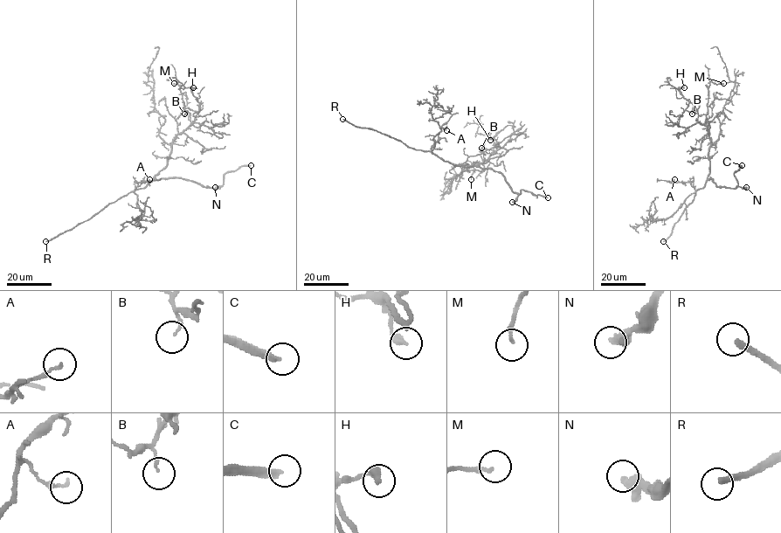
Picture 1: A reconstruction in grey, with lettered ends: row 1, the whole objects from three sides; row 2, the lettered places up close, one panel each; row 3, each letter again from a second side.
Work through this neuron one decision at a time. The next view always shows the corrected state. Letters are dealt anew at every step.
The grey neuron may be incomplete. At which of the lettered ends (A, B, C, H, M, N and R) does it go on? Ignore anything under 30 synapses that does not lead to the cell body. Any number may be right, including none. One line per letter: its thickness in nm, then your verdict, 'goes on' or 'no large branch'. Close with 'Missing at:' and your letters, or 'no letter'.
A: calibre 170 nm; no large branch
B: calibre 110 nm; no large branch
C: calibre 220 nm; goes on
H: calibre 360 nm; no large branch
M: calibre 160 nm; no large branch
N: calibre 360 nm; goes on
R: calibre 260 nm; goes on
Missing at: C, N, R

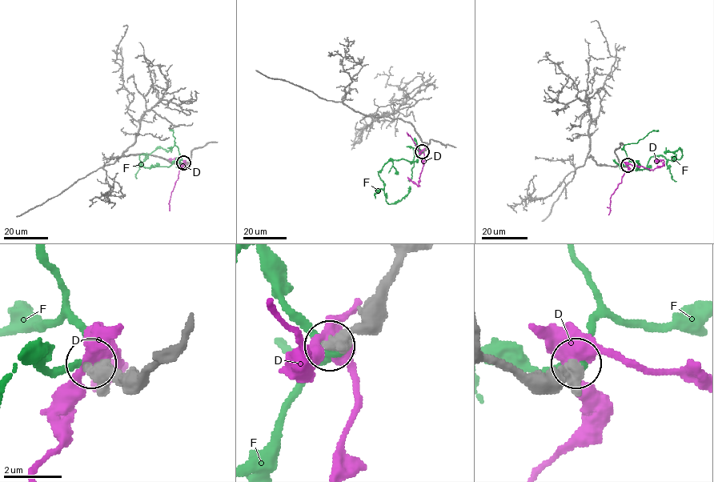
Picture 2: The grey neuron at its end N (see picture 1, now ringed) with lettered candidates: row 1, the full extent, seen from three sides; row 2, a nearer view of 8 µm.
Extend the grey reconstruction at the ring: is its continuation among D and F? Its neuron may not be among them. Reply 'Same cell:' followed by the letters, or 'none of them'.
Same cell: F

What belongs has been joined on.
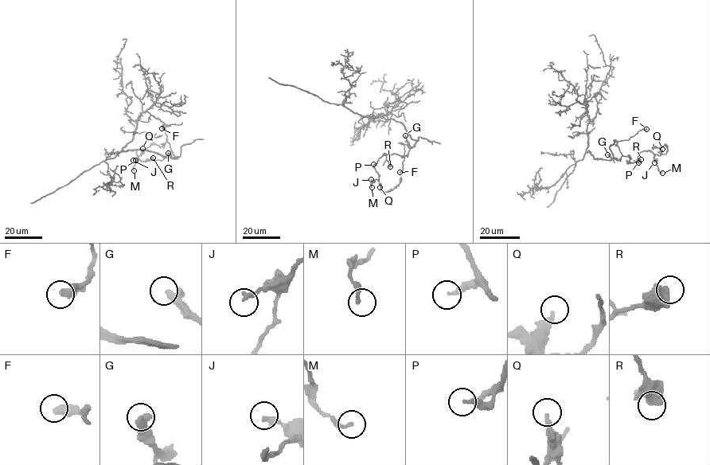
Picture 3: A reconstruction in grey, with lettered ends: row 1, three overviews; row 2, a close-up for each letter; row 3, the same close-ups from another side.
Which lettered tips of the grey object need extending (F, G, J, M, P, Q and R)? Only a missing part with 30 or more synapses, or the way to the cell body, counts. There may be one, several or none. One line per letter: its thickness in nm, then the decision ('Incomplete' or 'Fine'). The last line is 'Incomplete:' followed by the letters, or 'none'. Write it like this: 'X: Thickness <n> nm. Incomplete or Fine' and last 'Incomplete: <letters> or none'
F: Thickness 440 nm. Fine
G: Thickness 420 nm. Incomplete
J: Thickness 280 nm. Fine
M: Thickness 240 nm. Fine
P: Thickness 280 nm. Fine
Q: Thickness 260 nm. Fine
R: Thickness 320 nm. Fine
Incomplete: G

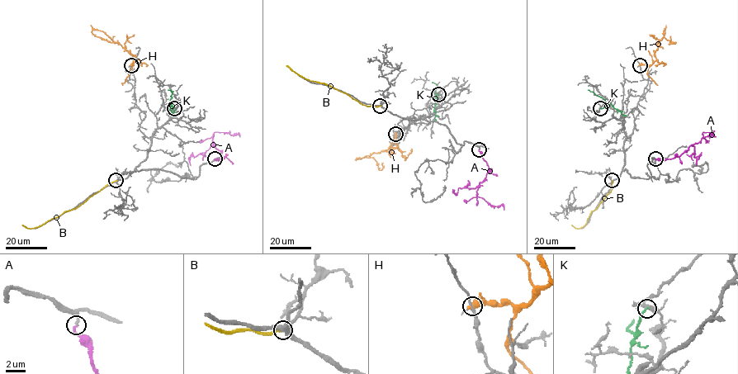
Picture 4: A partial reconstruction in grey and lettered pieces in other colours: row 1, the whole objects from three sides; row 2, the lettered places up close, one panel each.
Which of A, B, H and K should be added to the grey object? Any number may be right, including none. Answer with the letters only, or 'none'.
A

